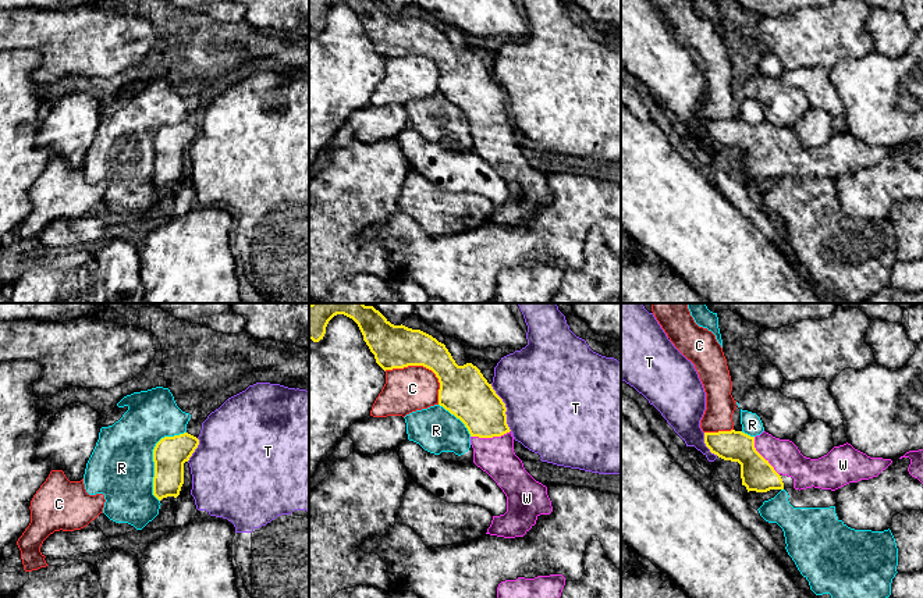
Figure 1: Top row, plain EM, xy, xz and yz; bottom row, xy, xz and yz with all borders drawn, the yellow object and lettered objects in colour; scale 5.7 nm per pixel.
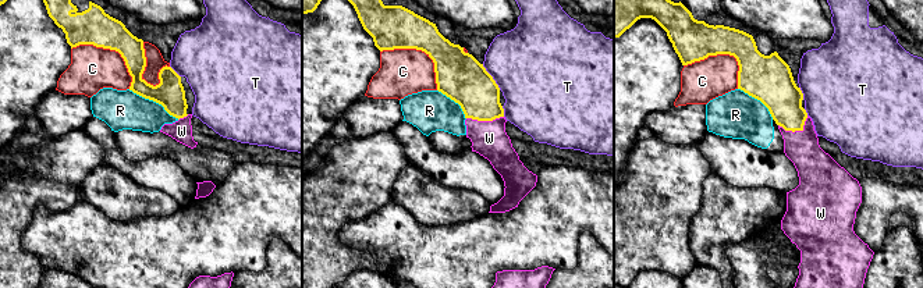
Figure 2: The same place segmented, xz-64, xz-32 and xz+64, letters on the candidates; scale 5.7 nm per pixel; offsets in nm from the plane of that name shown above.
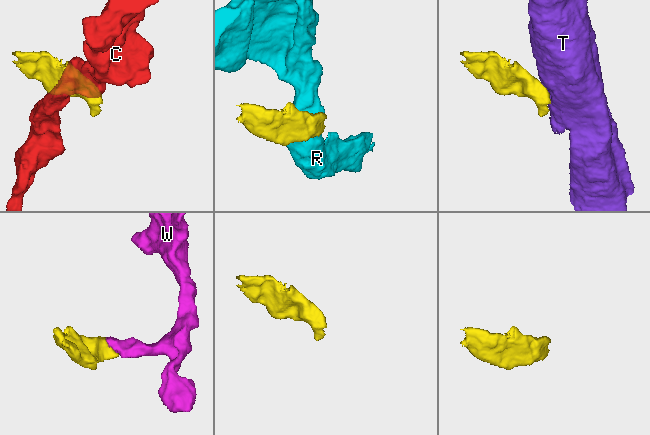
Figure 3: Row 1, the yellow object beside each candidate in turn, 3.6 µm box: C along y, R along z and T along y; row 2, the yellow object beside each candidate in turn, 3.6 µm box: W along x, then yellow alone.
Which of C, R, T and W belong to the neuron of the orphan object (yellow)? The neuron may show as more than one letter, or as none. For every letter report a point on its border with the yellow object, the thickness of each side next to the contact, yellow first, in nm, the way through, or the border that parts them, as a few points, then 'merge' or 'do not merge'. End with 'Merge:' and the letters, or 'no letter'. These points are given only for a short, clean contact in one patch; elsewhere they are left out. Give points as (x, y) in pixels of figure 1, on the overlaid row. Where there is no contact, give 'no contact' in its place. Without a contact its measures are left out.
C: meets yellow in xz at (425, 366); 260 nm thick on the yellow side, 260 nm on the other; do not merge
R: meets yellow in xy at (153, 458); 200 nm thick on the yellow side, 380 nm on the other; do not merge
T: meets yellow in xz at (506, 408); 280 nm thick on the yellow side, 500 nm on the other; border along xz (490, 384), (504, 403), (506, 423), (511, 430); do not merge
W: meets yellow in xz at (490, 437); 280 nm thick on the yellow side, 220 nm on the other; runs through xz (472, 399), (483, 412), (490, 437), (496, 456); merge
Merge: W

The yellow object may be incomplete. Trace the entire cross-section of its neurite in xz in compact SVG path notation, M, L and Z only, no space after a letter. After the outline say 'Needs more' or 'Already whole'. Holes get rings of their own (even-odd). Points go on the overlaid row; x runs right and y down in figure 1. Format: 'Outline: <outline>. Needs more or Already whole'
Outline: M310 303L309 339L313 342L323 339L329 321L337 314L344 314L358 324L363 341L384 371L423 366L436 374L440 382L439 405L465 424L471 434L473 463L486 471L507 496L507 512L493 516L486 534L504 538L523 537L536 524L540 515L553 512L547 487L525 470L522 460L514 452L514 437L507 424L505 403L476 366L472 363L458 366L445 345L432 335L402 324L394 325L373 306L363 303Z. Needs more

